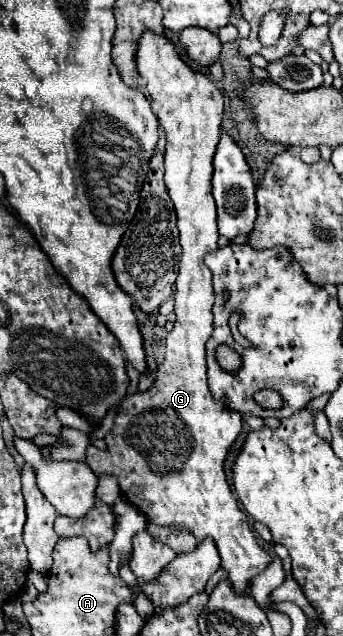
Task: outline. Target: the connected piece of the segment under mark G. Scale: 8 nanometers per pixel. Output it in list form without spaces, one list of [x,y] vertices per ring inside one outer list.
[[[146,30],[136,40],[136,70],[146,84],[146,94],[152,100],[154,112],[164,126],[166,132],[166,174],[164,182],[168,188],[168,196],[176,210],[176,222],[180,232],[182,256],[180,268],[176,278],[176,292],[174,292],[174,314],[176,322],[172,332],[166,338],[166,356],[164,362],[158,366],[156,382],[146,392],[134,392],[122,400],[116,410],[114,426],[110,436],[104,436],[106,450],[88,448],[86,464],[92,468],[96,476],[112,474],[118,478],[120,490],[124,498],[136,506],[142,514],[146,514],[148,522],[156,526],[184,526],[188,528],[198,542],[206,536],[214,538],[222,568],[228,572],[228,580],[234,584],[234,590],[240,594],[250,592],[248,582],[256,574],[260,574],[268,564],[270,556],[258,546],[250,526],[246,512],[240,510],[224,472],[224,460],[228,448],[234,444],[242,430],[242,416],[228,406],[218,406],[216,398],[206,384],[206,342],[212,336],[212,306],[214,306],[214,292],[212,292],[212,274],[204,264],[206,252],[214,252],[218,248],[218,224],[216,224],[216,204],[212,198],[212,158],[216,152],[216,144],[220,140],[220,122],[222,122],[222,108],[224,98],[222,92],[214,86],[214,82],[204,76],[202,72],[192,70],[178,54],[174,44],[164,34],[152,34]]]

